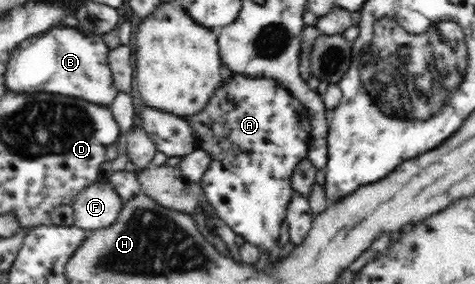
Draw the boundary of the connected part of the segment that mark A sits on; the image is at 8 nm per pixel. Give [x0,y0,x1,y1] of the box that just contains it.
[183,74,312,256]

